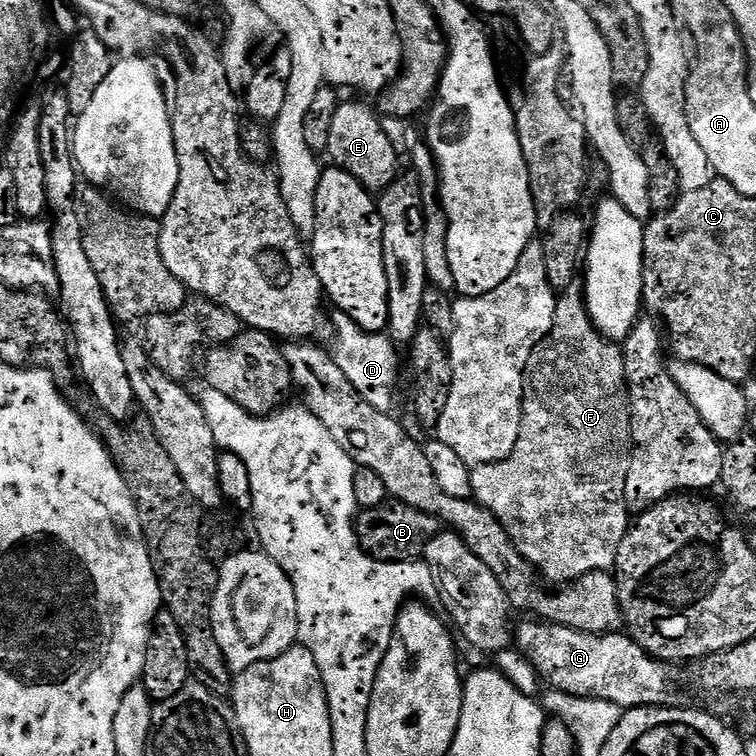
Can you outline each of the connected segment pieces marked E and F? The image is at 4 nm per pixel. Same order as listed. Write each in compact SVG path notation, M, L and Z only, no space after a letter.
M340 102L334 120L330 125L330 140L327 155L332 156L335 167L346 170L369 192L384 193L401 175L401 157L397 156L393 143L387 138L381 124L381 117L371 112L364 104L346 104Z
M569 290L563 293L556 302L556 317L554 318L554 326L550 330L550 334L541 342L537 348L532 352L532 357L528 363L528 371L524 378L524 413L522 414L522 426L518 434L518 442L514 446L514 450L504 460L485 463L483 466L476 466L471 469L472 474L472 495L480 507L485 508L486 511L494 513L500 520L500 525L506 530L508 537L512 539L512 544L518 549L526 558L526 562L536 569L537 573L545 581L549 580L549 585L552 586L568 586L573 582L577 582L584 576L591 576L594 572L608 572L615 569L616 559L618 558L618 550L622 546L622 538L628 532L630 527L630 513L628 511L628 503L624 501L626 498L626 482L630 474L630 462L632 461L632 405L628 402L628 383L626 382L626 370L624 369L624 353L619 343L613 342L605 338L603 334L594 326L594 322L588 313L588 303L585 302L583 295L579 291Z

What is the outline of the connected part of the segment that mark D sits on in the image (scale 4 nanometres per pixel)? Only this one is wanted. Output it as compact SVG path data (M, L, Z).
M336 312L334 316L334 332L336 328L336 348L334 359L338 370L350 378L350 386L358 390L358 394L374 410L395 413L396 391L400 388L400 356L397 345L387 335L379 332L364 332L344 312Z

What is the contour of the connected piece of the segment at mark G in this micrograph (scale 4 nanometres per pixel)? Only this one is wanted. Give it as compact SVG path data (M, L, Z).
M528 618L525 624L516 624L514 628L514 644L515 647L520 647L520 652L529 660L530 663L536 667L536 672L542 679L548 683L555 691L565 692L571 696L583 696L586 700L605 700L606 702L614 702L622 710L629 708L655 708L657 706L664 706L669 703L668 700L676 692L676 676L674 673L673 665L662 661L656 660L646 650L642 650L642 646L638 646L635 640L627 634L597 634L594 632L579 632L573 628L567 628L566 626L558 626L557 624L549 624L547 622L541 622L536 618Z

